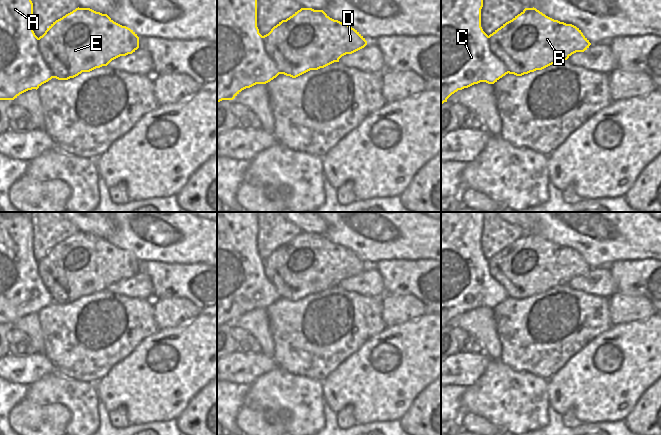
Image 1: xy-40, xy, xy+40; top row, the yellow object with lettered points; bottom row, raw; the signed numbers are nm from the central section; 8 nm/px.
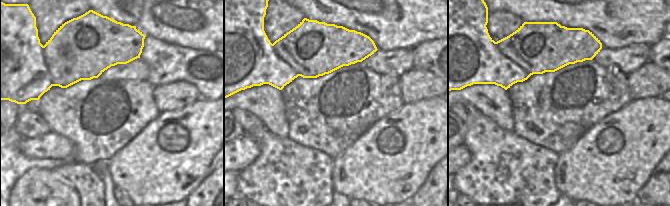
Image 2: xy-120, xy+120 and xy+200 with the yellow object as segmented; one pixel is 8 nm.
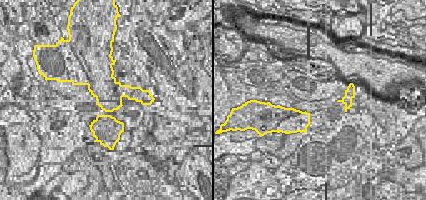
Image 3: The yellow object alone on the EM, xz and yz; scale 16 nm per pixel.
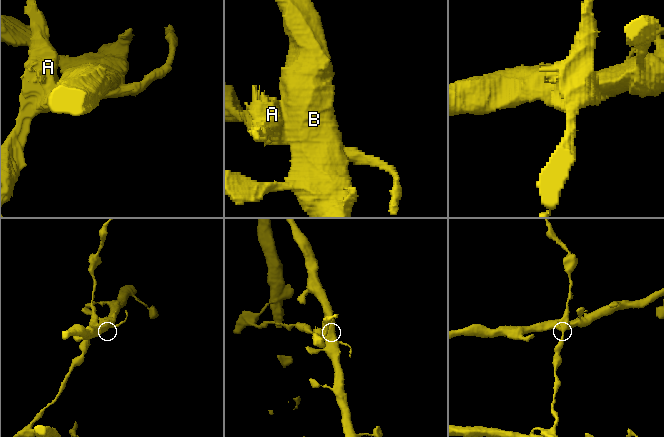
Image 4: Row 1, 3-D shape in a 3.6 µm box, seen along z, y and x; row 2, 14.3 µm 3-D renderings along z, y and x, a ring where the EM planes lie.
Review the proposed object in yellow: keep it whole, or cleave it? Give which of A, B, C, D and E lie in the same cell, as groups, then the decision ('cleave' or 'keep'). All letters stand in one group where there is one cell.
groups A C / B D E; cleave

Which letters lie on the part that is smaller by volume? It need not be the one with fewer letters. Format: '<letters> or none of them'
A, C

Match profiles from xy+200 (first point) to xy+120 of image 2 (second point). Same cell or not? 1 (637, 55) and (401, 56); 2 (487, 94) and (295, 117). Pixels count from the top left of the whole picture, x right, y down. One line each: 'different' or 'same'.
1: same
2: different

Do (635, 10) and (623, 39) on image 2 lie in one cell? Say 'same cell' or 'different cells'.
same cell

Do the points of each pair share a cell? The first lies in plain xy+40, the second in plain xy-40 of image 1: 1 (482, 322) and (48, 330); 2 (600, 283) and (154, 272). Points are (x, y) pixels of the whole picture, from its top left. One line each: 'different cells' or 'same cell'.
1: different cells
2: different cells

